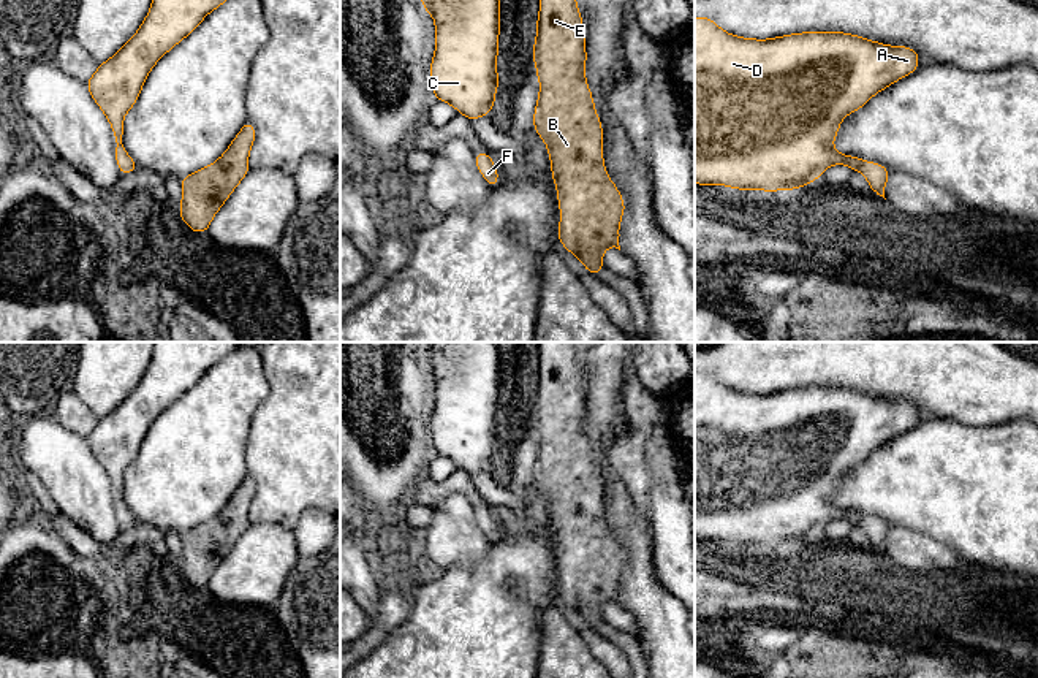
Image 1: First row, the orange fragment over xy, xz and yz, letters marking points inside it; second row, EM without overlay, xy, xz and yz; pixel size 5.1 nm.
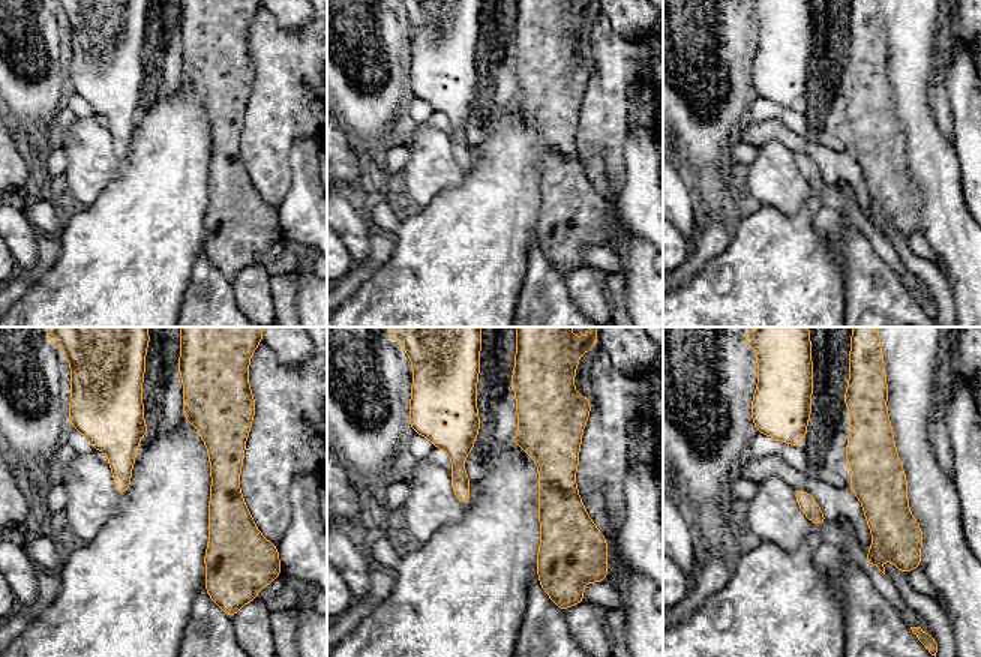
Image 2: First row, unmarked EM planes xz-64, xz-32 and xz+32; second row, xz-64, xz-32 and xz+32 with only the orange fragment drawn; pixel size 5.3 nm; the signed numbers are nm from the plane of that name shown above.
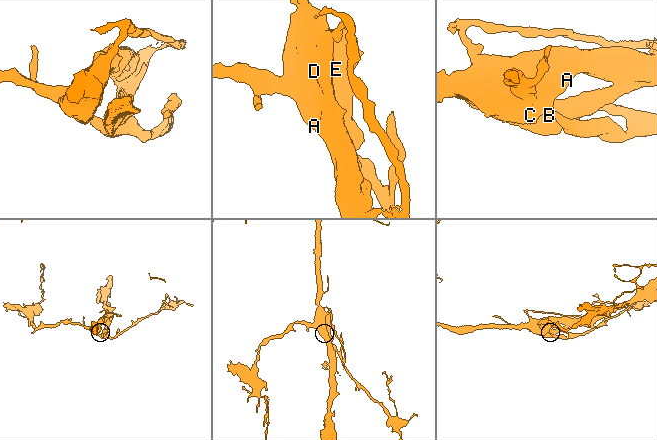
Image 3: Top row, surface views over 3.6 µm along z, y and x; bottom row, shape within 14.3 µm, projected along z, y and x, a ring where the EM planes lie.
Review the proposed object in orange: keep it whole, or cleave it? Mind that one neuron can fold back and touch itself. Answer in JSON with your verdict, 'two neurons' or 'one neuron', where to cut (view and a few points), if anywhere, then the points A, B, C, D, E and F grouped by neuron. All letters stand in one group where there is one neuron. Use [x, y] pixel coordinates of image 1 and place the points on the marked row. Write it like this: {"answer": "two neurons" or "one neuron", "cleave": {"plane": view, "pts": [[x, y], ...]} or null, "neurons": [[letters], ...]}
{"answer": "one neuron", "cleave": null, "neurons": [["A", "B", "C", "D", "E", "F"]]}

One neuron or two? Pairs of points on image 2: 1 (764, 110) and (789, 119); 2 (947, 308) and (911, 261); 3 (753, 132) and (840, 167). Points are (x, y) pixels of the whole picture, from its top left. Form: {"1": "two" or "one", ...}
{"1": "one", "2": "one", "3": "one"}

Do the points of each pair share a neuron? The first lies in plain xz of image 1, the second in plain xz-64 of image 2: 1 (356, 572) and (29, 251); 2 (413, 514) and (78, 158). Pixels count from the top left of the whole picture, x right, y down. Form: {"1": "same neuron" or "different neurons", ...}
{"1": "same neuron", "2": "different neurons"}

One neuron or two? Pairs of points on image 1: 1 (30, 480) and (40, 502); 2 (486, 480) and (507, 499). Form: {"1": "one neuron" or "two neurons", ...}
{"1": "one neuron", "2": "one neuron"}

